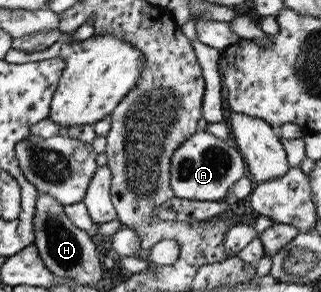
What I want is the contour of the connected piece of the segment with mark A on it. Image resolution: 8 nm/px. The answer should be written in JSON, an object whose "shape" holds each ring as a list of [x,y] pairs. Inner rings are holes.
{"shape":[[[197,130],[173,150],[169,171],[169,183],[174,197],[220,202],[226,198],[226,192],[229,192],[231,185],[246,174],[246,166],[241,154],[231,142],[224,142],[208,132]]]}

